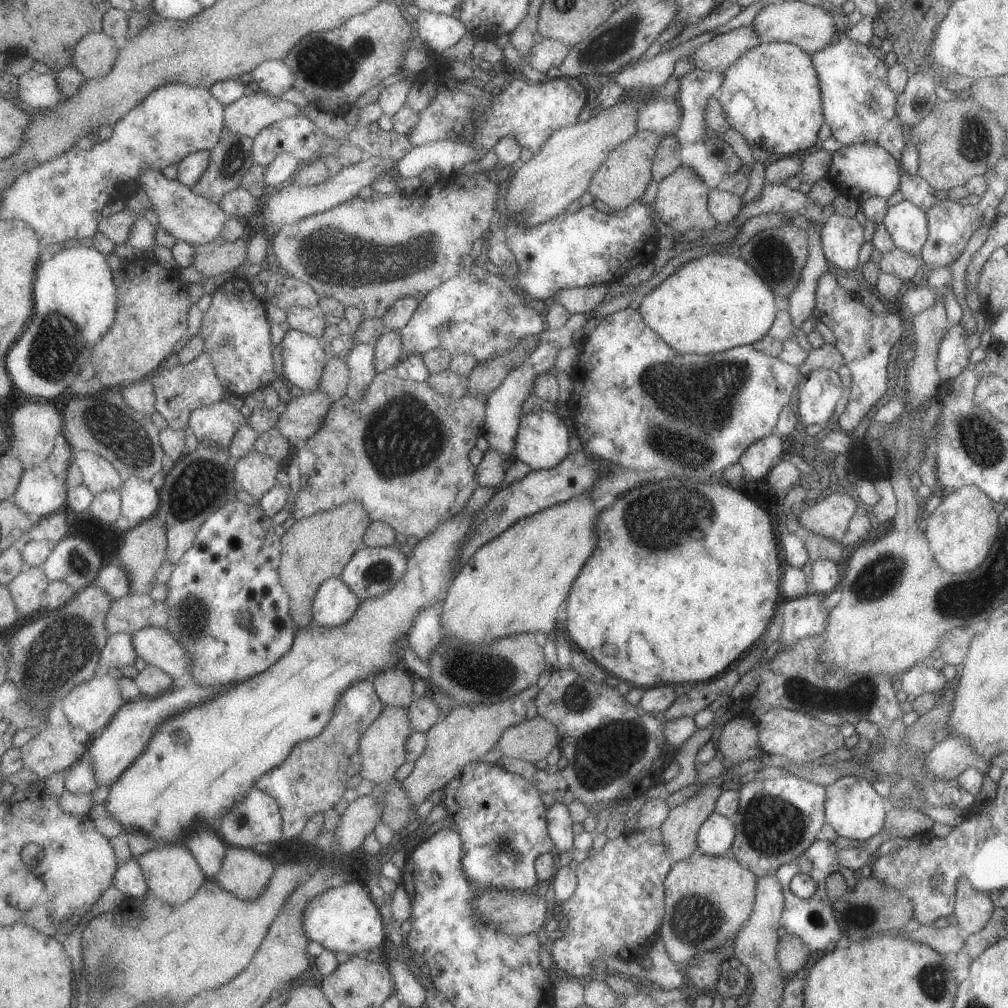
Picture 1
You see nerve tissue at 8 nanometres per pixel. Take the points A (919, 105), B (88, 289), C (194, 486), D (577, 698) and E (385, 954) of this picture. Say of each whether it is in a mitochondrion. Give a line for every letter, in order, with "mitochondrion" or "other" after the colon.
A: other
B: other
C: mitochondrion
D: mitochondrion
E: other

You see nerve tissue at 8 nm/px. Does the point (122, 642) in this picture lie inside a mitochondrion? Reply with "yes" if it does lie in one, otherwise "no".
no

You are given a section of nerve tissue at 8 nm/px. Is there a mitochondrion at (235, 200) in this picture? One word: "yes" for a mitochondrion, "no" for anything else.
no

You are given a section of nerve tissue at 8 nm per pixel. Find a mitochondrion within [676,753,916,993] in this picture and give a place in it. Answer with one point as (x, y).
(773, 827)

